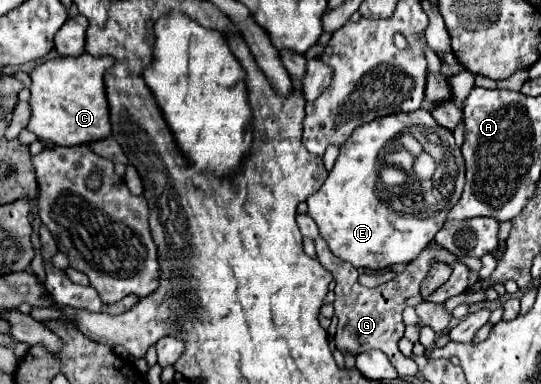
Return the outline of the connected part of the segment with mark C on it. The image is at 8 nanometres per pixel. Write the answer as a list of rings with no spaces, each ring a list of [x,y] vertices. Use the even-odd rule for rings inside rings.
[[[73,16],[55,34],[55,50],[67,58],[45,60],[29,72],[31,78],[31,118],[27,130],[31,130],[39,140],[49,140],[57,146],[79,146],[91,140],[101,140],[111,134],[111,124],[107,120],[107,98],[103,92],[103,72],[113,64],[111,56],[91,56],[85,50],[85,30],[87,18]]]

